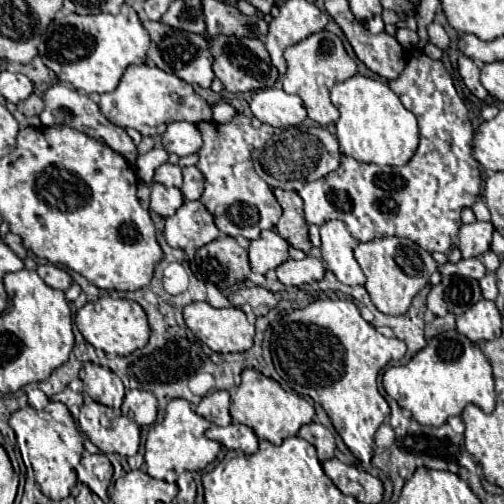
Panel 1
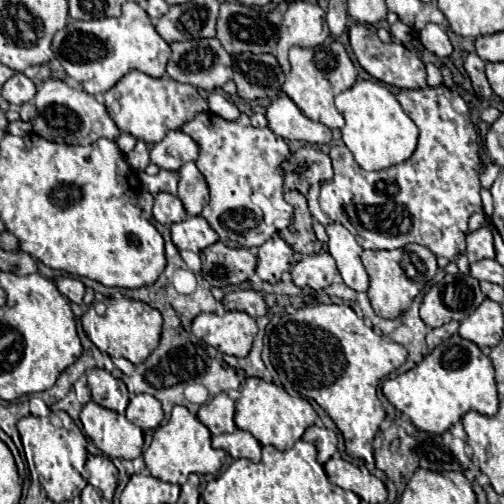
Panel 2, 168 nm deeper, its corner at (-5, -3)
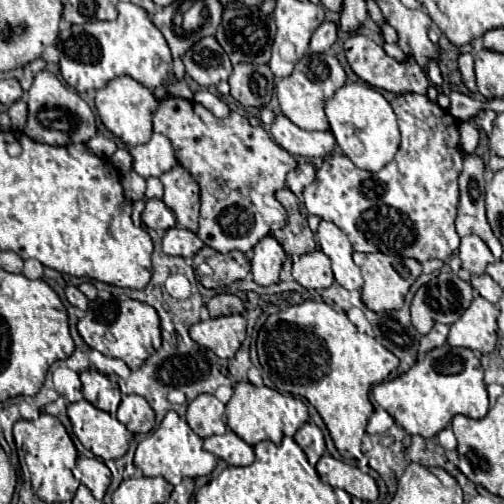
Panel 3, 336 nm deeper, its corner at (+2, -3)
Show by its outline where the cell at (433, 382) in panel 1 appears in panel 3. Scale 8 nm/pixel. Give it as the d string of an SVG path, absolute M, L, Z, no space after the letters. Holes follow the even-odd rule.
M441 345L429 351L423 359L393 381L383 381L373 387L373 399L409 433L435 437L445 429L455 415L481 419L487 415L489 397L483 383L481 361L471 349Z

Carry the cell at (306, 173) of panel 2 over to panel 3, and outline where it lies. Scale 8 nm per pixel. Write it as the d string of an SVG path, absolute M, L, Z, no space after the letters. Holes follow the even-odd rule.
M301 161L301 163L295 167L295 171L293 171L291 175L287 175L287 187L289 187L297 197L301 197L301 191L303 191L309 183L313 183L315 173L317 173L317 169L315 169L311 163Z

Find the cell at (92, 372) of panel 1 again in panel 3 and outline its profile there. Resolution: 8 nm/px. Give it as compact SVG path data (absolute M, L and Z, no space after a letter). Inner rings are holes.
M93 367L81 373L81 383L83 383L83 397L91 405L115 415L121 401L121 393L117 385L113 385L105 375L101 375Z

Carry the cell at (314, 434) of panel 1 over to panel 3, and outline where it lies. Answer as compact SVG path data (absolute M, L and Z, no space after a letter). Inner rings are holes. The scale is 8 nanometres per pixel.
M307 421L307 423L295 433L295 441L297 441L297 445L305 451L309 463L313 463L313 465L319 461L319 457L321 457L323 451L325 451L323 433L321 433L321 429L319 429L315 423L311 423L311 421Z

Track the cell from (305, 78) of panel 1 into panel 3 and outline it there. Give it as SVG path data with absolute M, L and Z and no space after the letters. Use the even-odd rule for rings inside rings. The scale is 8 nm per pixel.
M307 53L305 57L299 59L299 63L295 65L293 73L287 79L277 81L277 99L279 99L279 107L281 111L301 129L305 131L327 131L329 129L329 121L327 115L323 111L325 101L339 89L345 85L345 71L339 63L339 59L335 55L313 55Z

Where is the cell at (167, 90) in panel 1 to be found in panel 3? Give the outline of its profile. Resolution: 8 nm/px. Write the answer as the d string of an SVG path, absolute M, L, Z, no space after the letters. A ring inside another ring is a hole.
M123 75L123 77L115 77L103 89L97 91L95 109L97 109L99 117L101 117L101 121L105 123L105 127L119 141L123 141L127 147L135 147L135 145L147 143L151 139L151 133L153 133L153 111L157 111L161 101L163 99L155 97L155 93L149 87L141 85L139 81L135 81L129 75Z

